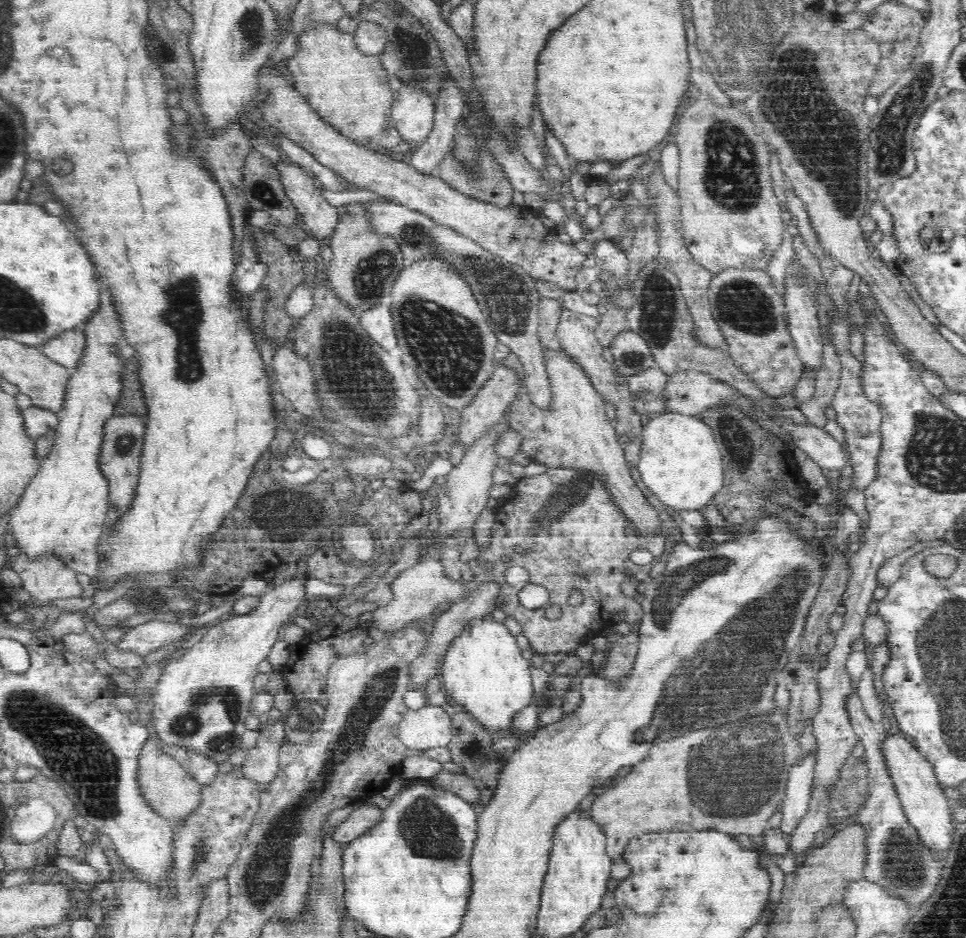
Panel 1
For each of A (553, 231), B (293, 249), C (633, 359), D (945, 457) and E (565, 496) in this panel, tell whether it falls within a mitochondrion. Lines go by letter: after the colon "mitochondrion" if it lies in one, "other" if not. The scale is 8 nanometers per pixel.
A: other
B: other
C: mitochondrion
D: mitochondrion
E: mitochondrion

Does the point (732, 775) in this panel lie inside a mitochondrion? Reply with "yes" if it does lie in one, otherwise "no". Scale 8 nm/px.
yes

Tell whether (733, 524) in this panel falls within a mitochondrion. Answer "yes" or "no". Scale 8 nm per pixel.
no

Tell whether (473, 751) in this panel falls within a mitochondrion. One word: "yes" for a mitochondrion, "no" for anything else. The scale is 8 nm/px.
yes

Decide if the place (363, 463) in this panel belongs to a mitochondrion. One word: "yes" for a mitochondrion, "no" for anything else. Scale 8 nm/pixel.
no

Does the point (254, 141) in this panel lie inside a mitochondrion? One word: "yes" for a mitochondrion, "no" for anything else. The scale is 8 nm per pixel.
no

